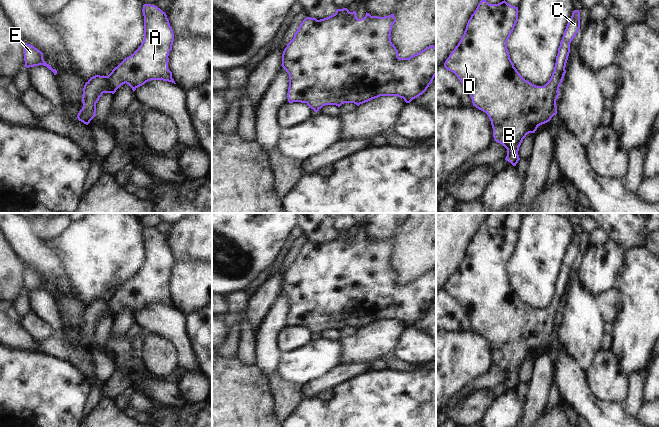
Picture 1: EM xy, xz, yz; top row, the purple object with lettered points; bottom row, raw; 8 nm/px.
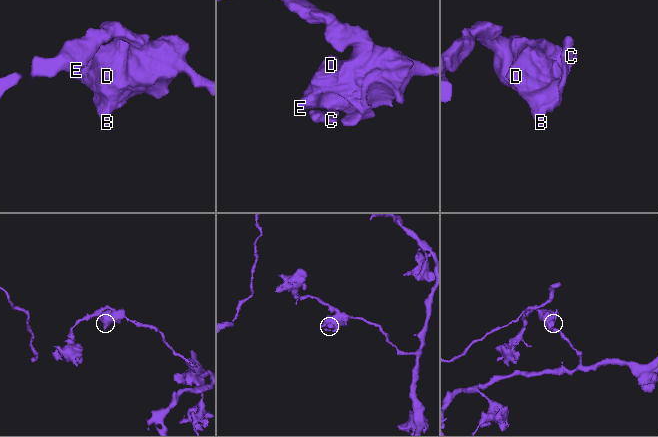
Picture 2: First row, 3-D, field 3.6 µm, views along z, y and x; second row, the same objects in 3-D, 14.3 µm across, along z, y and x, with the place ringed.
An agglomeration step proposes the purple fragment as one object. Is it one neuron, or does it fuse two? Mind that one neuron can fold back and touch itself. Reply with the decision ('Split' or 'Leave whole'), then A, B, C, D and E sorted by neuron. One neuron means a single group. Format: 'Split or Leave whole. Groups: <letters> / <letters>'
Leave whole. Groups: A B C D E.

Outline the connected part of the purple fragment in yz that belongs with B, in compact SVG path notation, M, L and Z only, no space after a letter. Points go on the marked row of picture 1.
M481 0L468 20L461 40L444 63L444 67L453 72L468 89L473 106L488 115L494 140L507 149L505 160L513 166L520 160L518 151L526 135L535 133L540 125L557 114L558 91L566 73L570 43L580 29L580 12L574 10L572 13L558 48L554 71L544 86L536 86L525 80L510 59L507 41L517 21L518 7L505 0L498 4Z

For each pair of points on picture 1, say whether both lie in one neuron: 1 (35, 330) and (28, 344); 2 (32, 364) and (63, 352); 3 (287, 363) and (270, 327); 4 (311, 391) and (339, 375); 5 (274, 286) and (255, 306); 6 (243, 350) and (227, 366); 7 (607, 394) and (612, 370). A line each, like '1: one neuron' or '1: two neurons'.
1: two neurons
2: two neurons
3: two neurons
4: one neuron
5: one neuron
6: two neurons
7: one neuron

